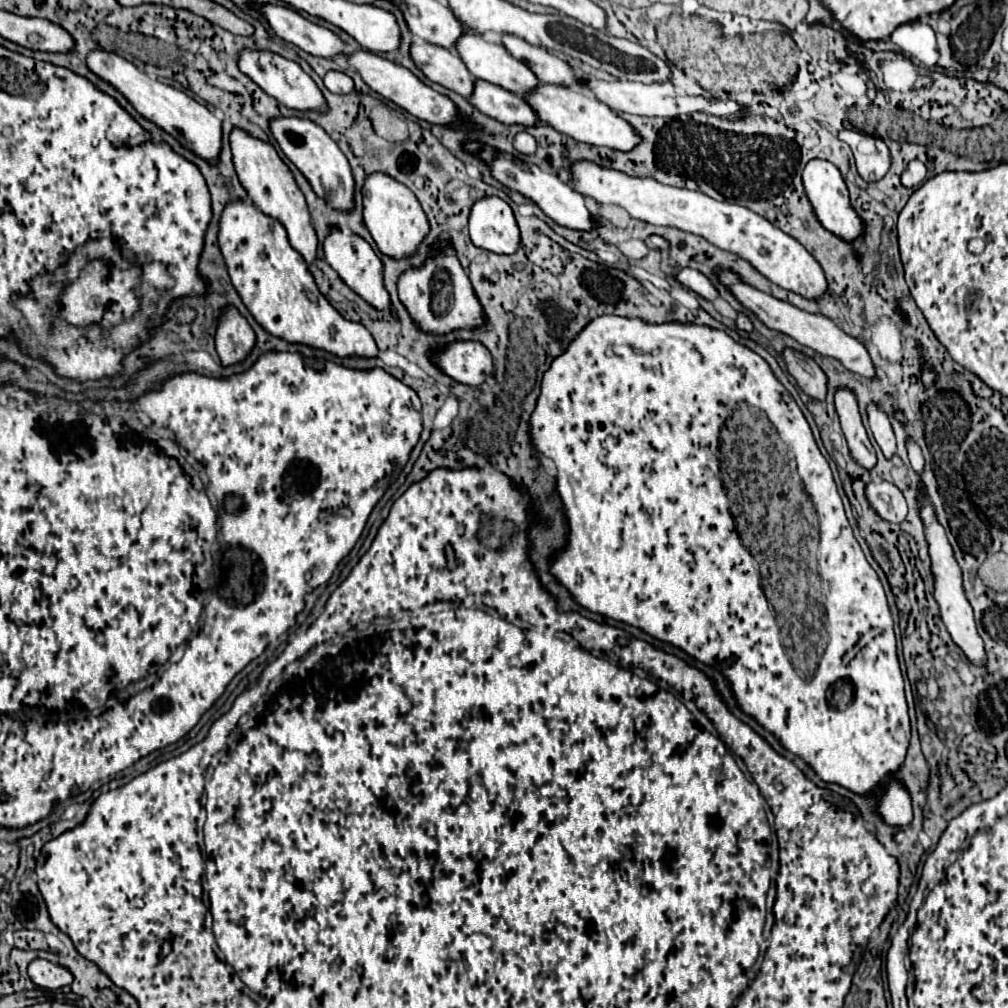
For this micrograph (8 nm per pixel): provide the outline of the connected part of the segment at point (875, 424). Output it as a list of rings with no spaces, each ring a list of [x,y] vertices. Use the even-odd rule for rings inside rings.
[[[870,403],[866,413],[868,413],[868,425],[872,429],[876,443],[880,445],[880,449],[886,457],[892,457],[896,453],[896,437],[894,437],[888,415],[880,409],[878,403]]]

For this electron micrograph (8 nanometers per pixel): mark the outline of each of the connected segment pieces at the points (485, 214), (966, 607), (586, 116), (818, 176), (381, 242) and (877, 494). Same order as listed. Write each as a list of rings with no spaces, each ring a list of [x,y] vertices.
[[[500,197],[476,201],[470,213],[470,239],[480,249],[512,255],[520,247],[520,231],[510,205]]]
[[[924,493],[918,495],[918,503],[920,503],[920,519],[924,523],[924,535],[928,541],[928,555],[932,561],[932,575],[934,575],[934,599],[940,607],[940,617],[950,633],[950,637],[954,639],[954,643],[968,655],[970,661],[974,661],[976,665],[984,665],[986,663],[986,653],[984,653],[984,643],[976,631],[976,623],[974,623],[974,615],[972,615],[972,607],[964,595],[964,587],[962,587],[962,569],[954,557],[952,545],[948,543],[946,531],[942,529],[942,525],[936,519],[936,511],[934,505],[924,497]]]
[[[540,83],[534,93],[526,93],[526,103],[538,113],[540,123],[550,125],[552,129],[558,129],[560,133],[566,133],[568,137],[588,143],[588,145],[604,145],[618,151],[630,151],[638,141],[638,133],[620,119],[608,105],[600,103],[590,91],[582,89],[580,85],[546,85]]]
[[[812,159],[804,167],[802,181],[804,181],[806,193],[808,193],[808,199],[810,199],[812,207],[814,207],[816,217],[820,219],[820,223],[828,231],[832,231],[834,235],[838,235],[838,237],[842,237],[846,241],[856,239],[862,233],[862,219],[850,207],[848,189],[846,189],[846,183],[844,183],[844,179],[842,179],[842,175],[840,175],[840,171],[838,171],[836,165],[832,165],[830,161],[824,161],[824,159]]]
[[[372,173],[362,189],[364,195],[364,223],[376,241],[380,253],[392,257],[392,259],[406,259],[412,257],[424,237],[430,233],[428,217],[416,199],[416,195],[396,179],[384,175],[384,173]]]
[[[872,481],[866,485],[866,499],[870,507],[890,523],[902,523],[908,509],[902,491],[888,481]]]

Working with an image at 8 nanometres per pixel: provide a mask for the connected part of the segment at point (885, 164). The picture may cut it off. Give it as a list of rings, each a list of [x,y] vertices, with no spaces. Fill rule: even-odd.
[[[842,131],[840,139],[850,145],[856,159],[858,175],[864,181],[878,181],[888,173],[890,149],[882,139],[864,135],[860,131]]]

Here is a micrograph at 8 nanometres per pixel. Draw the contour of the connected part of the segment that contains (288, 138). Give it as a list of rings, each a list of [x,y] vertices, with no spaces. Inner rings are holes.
[[[272,119],[270,131],[274,139],[278,141],[284,155],[300,169],[300,173],[310,181],[314,193],[324,199],[328,205],[332,205],[338,211],[352,211],[354,209],[354,177],[350,171],[350,165],[344,157],[344,153],[338,149],[338,145],[330,139],[330,135],[312,123],[310,119]]]

